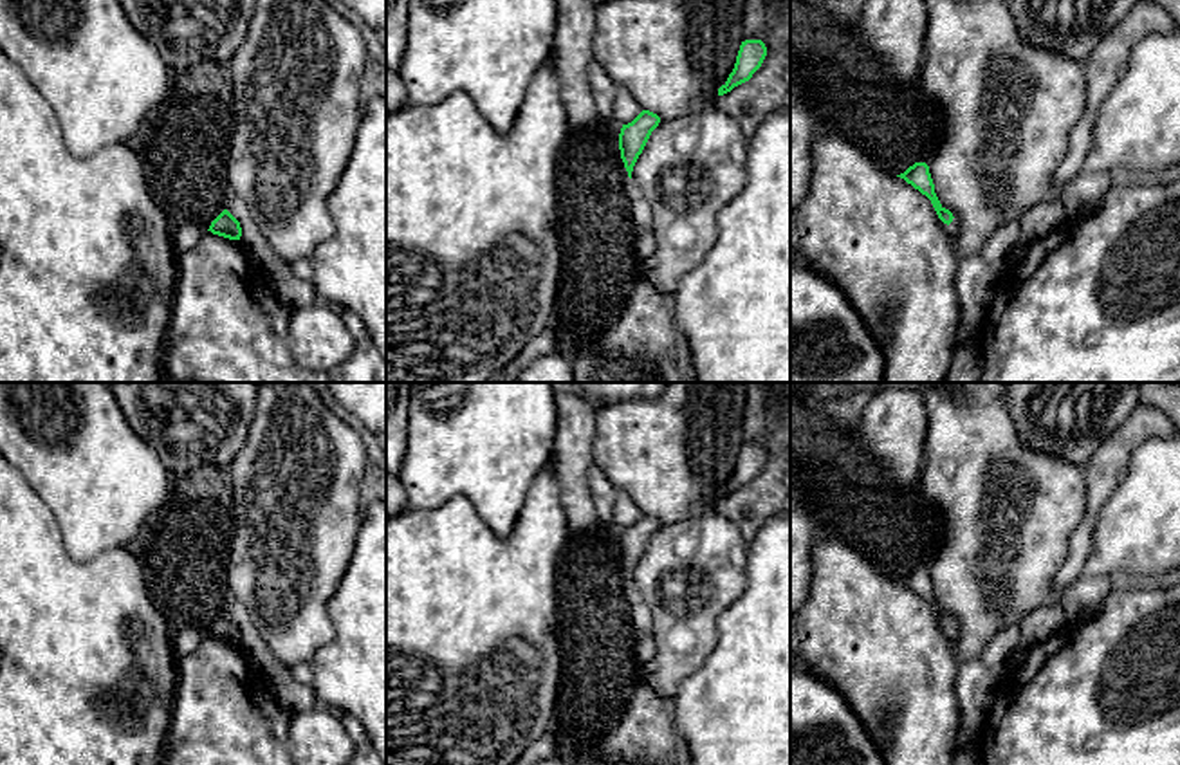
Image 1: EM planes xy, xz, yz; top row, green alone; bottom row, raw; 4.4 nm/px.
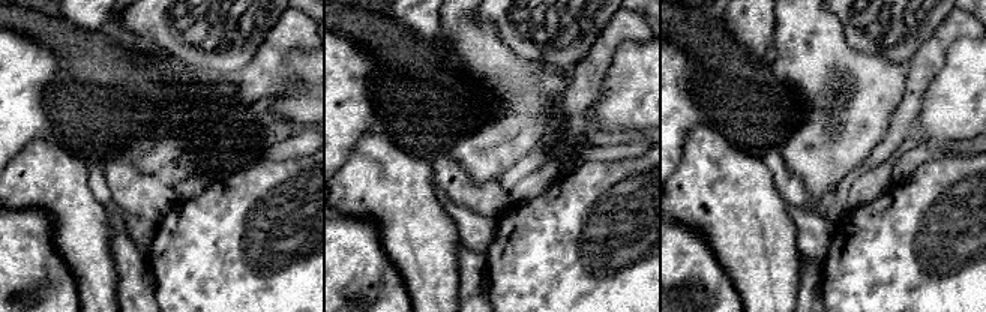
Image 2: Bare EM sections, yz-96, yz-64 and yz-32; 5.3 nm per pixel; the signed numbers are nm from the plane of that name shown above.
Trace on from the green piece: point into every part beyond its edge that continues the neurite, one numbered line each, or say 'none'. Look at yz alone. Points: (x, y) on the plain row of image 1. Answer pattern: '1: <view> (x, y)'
none

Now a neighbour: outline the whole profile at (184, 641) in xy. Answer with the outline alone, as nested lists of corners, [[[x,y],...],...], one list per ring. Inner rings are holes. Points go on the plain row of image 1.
[[[182,628],[171,633],[173,651],[179,657],[193,653],[202,642],[204,633],[195,628]]]

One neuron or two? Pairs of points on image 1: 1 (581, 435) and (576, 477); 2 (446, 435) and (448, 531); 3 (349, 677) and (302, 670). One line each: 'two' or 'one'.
1: one
2: two
3: two

